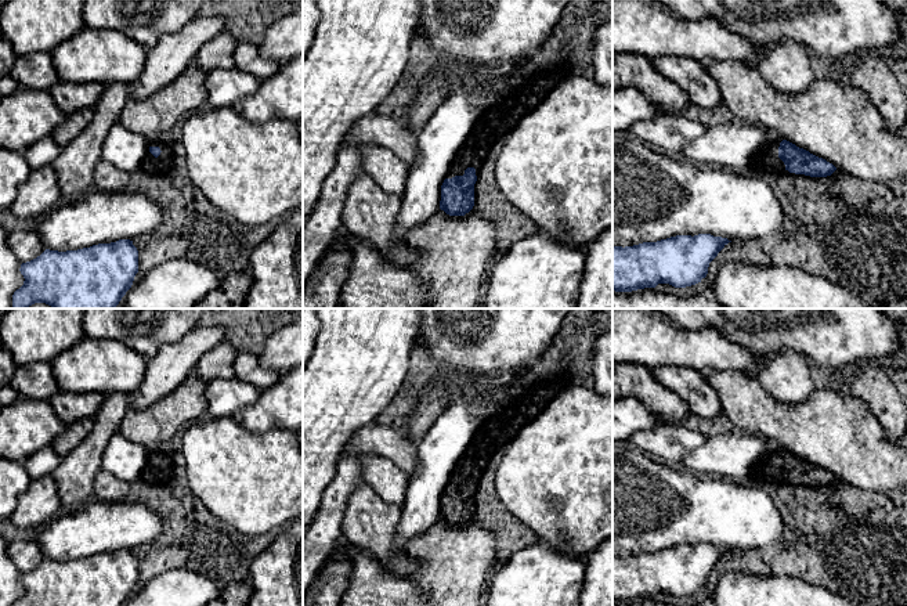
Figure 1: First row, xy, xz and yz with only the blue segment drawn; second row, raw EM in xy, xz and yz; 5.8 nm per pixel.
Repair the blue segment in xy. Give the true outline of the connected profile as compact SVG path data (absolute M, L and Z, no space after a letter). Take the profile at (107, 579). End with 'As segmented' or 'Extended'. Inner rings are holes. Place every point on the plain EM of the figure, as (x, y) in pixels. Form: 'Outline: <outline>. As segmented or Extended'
Outline: M130 549L66 562L46 559L19 581L25 591L12 606L124 606L138 582L138 560Z. As segmented

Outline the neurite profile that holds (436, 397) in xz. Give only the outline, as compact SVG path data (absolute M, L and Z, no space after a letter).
M441 372L416 400L406 425L401 429L402 436L418 444L445 411L456 390L460 390L456 376Z

